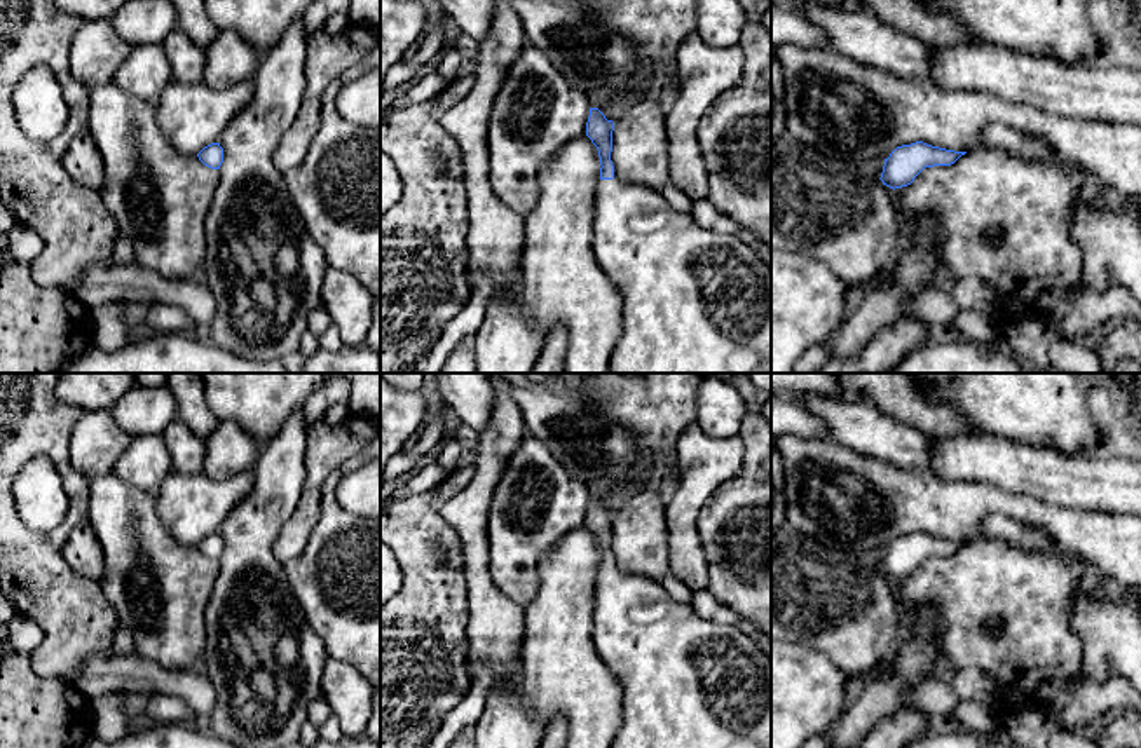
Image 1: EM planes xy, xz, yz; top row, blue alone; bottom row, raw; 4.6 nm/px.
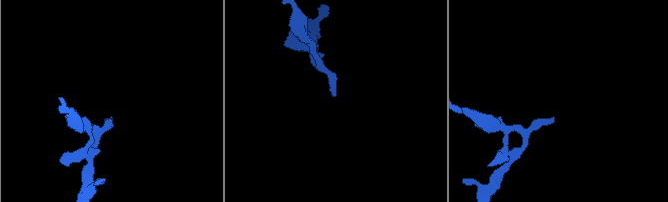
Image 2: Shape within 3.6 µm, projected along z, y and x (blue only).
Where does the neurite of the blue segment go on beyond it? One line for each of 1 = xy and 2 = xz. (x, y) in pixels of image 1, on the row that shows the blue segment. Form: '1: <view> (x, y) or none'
1: none
2: xz (693, 302)

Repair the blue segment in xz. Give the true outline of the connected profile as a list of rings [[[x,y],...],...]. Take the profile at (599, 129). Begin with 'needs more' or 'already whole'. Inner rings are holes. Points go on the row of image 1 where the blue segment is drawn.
needs more; [[[590,108],[586,136],[598,150],[600,181],[593,201],[593,253],[621,295],[621,335],[611,373],[771,373],[771,269],[736,235],[703,230],[673,209],[661,192],[614,178],[614,122]]]

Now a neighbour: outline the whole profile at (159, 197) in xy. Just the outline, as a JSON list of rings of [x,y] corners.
[[[113,80],[91,91],[87,129],[105,160],[105,183],[98,190],[103,206],[113,216],[119,234],[133,242],[134,262],[167,279],[190,279],[206,255],[206,216],[220,185],[220,171],[204,166],[197,155],[180,153],[157,124],[155,101],[120,89]]]

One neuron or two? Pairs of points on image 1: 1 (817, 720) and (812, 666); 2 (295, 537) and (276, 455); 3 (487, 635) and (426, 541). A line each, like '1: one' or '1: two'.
1: one
2: two
3: two

